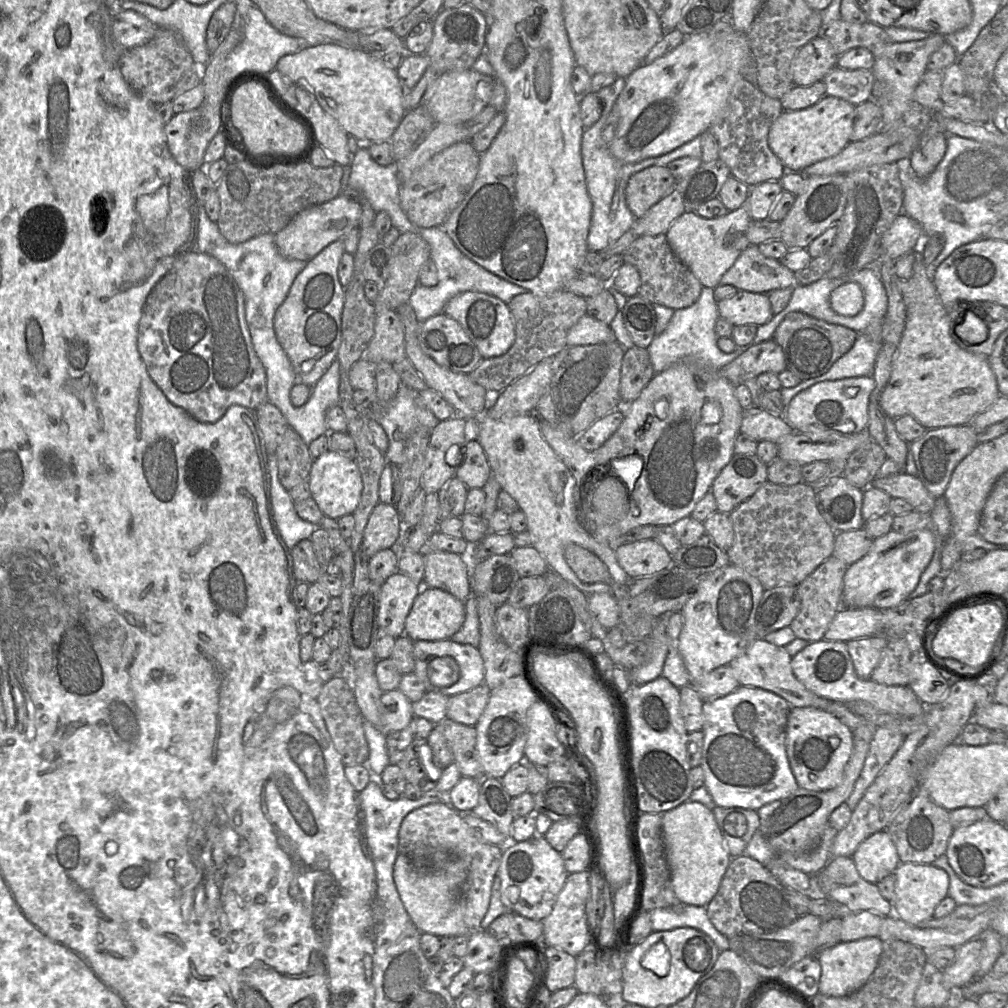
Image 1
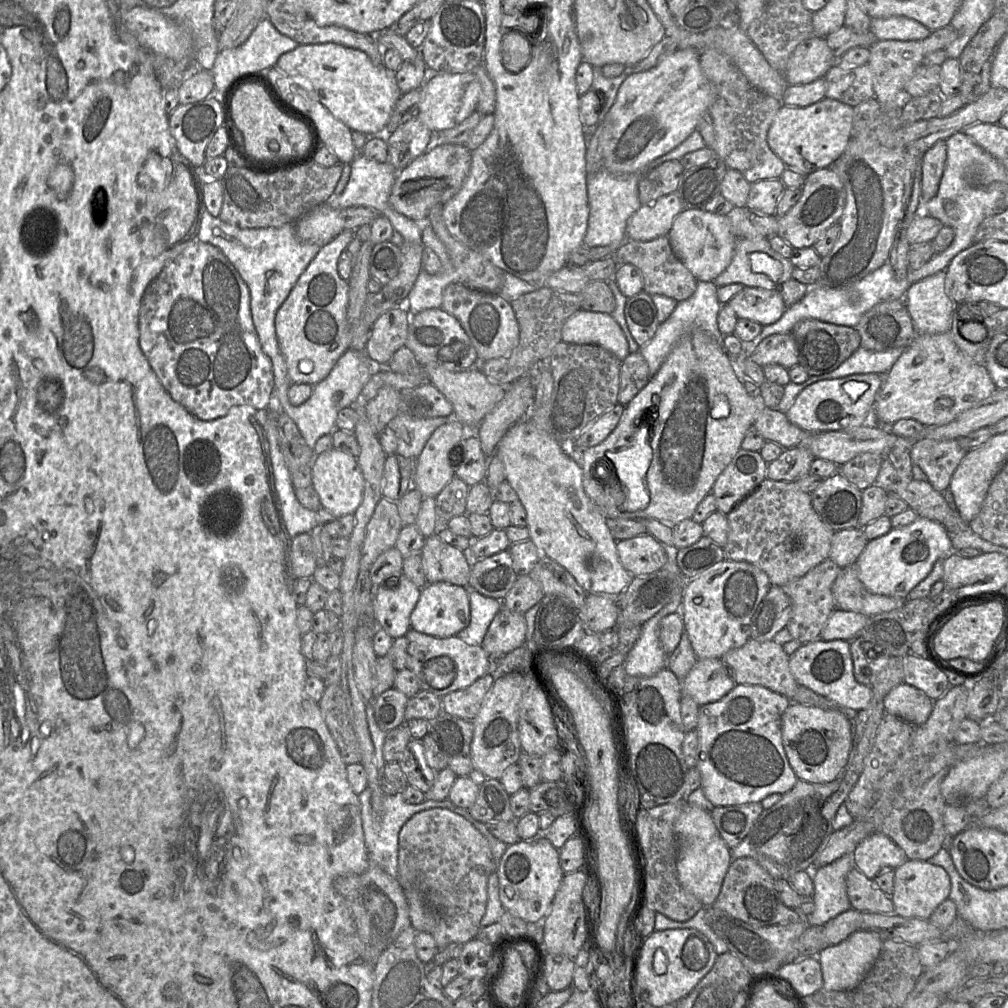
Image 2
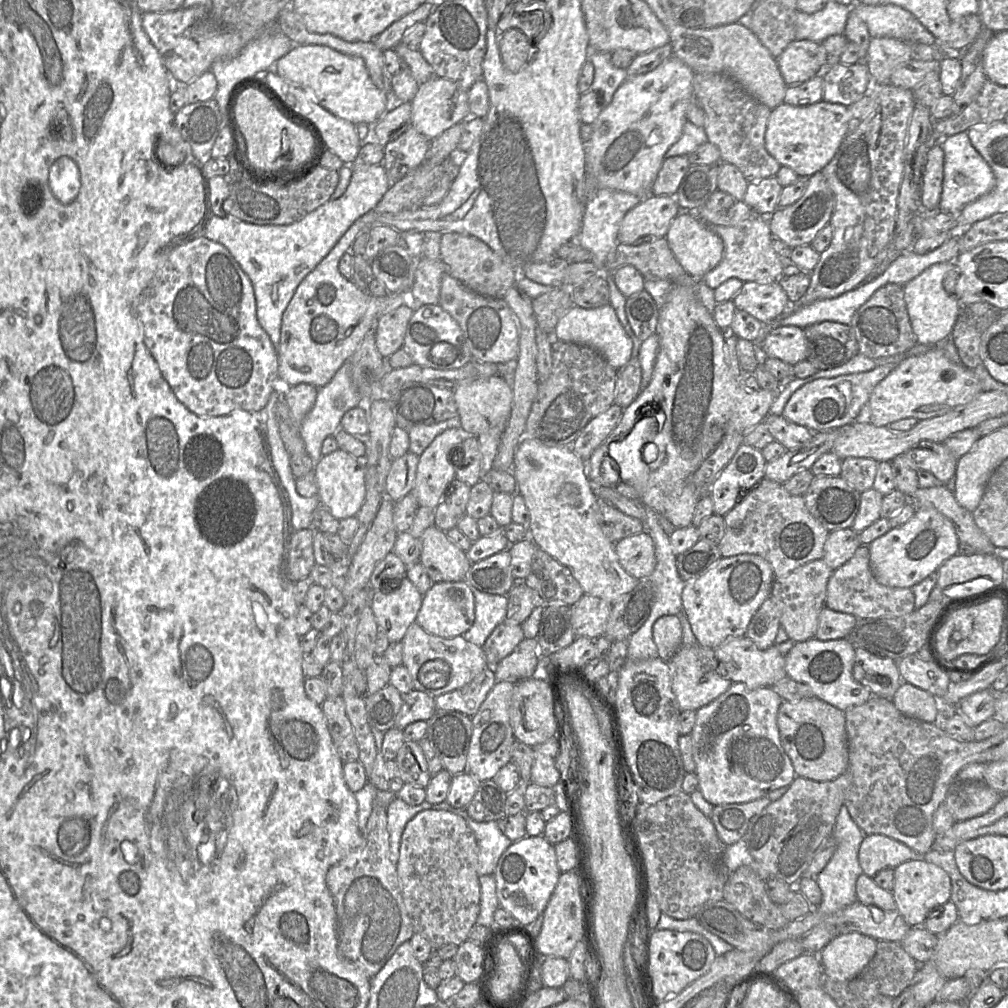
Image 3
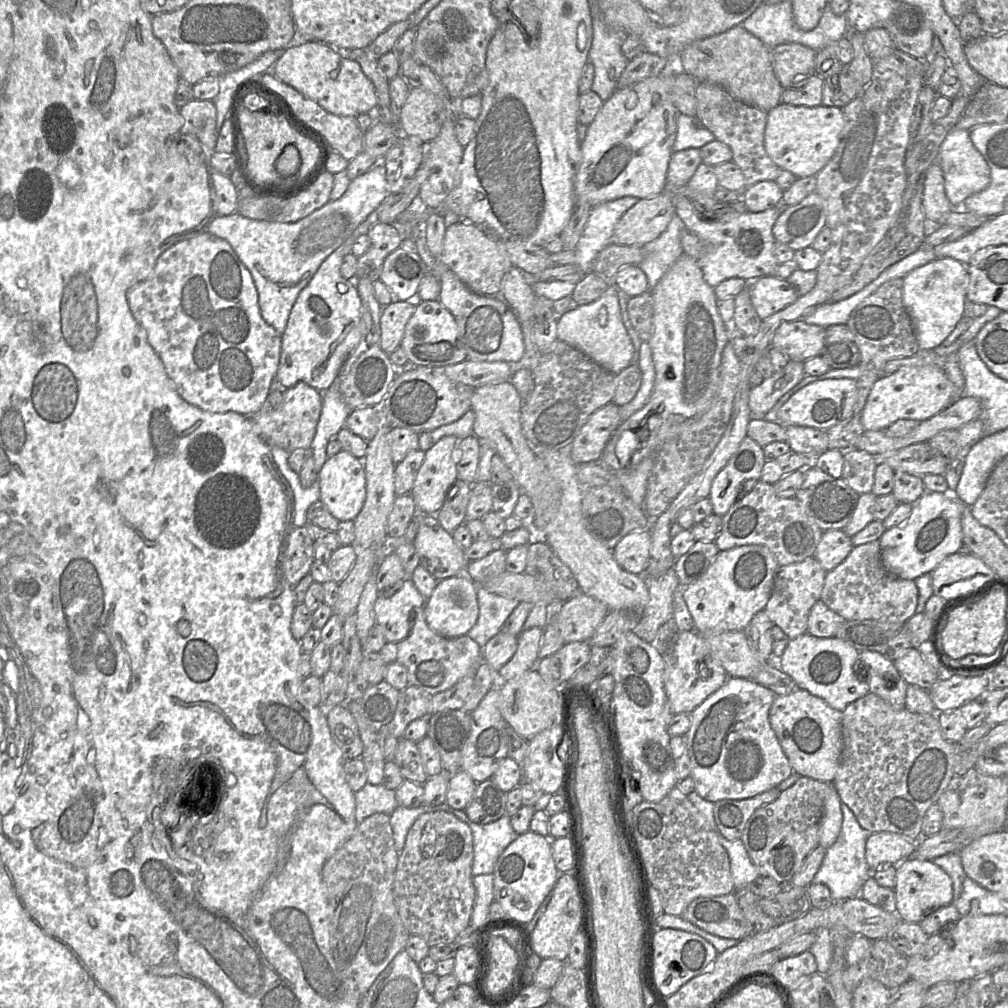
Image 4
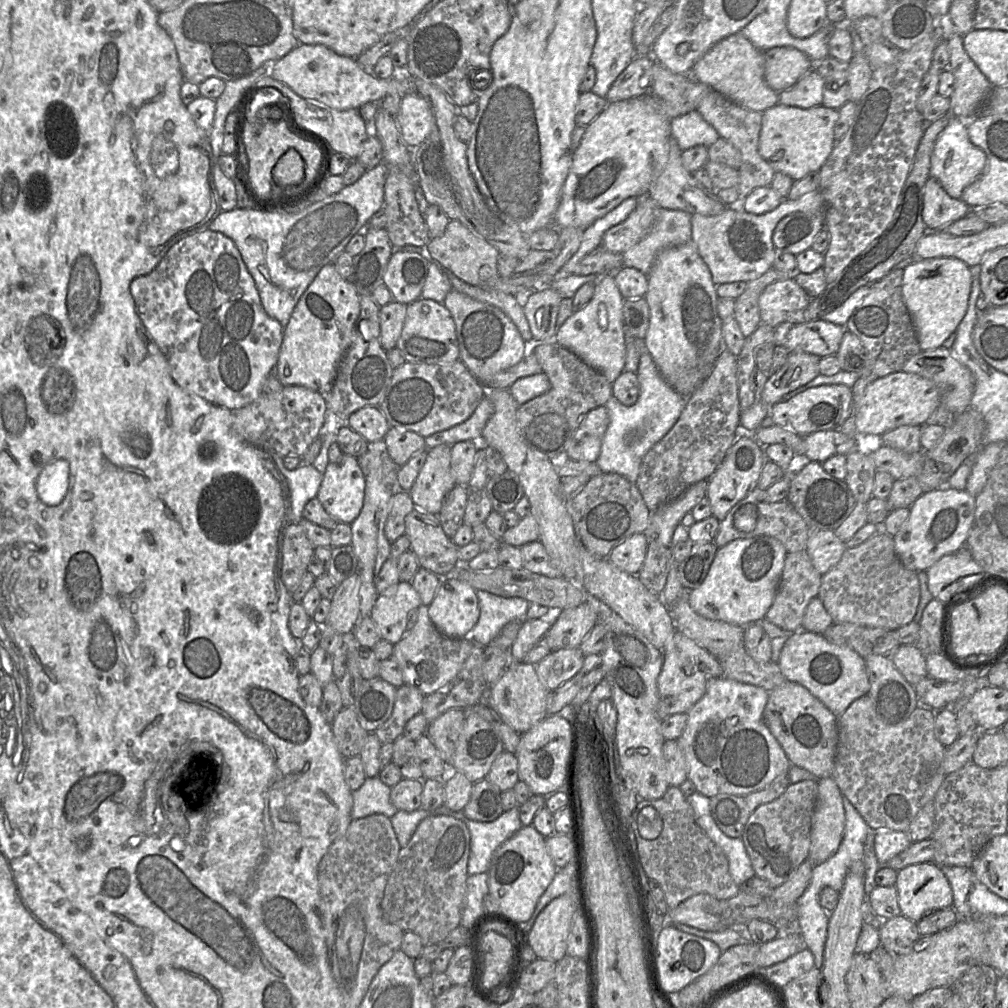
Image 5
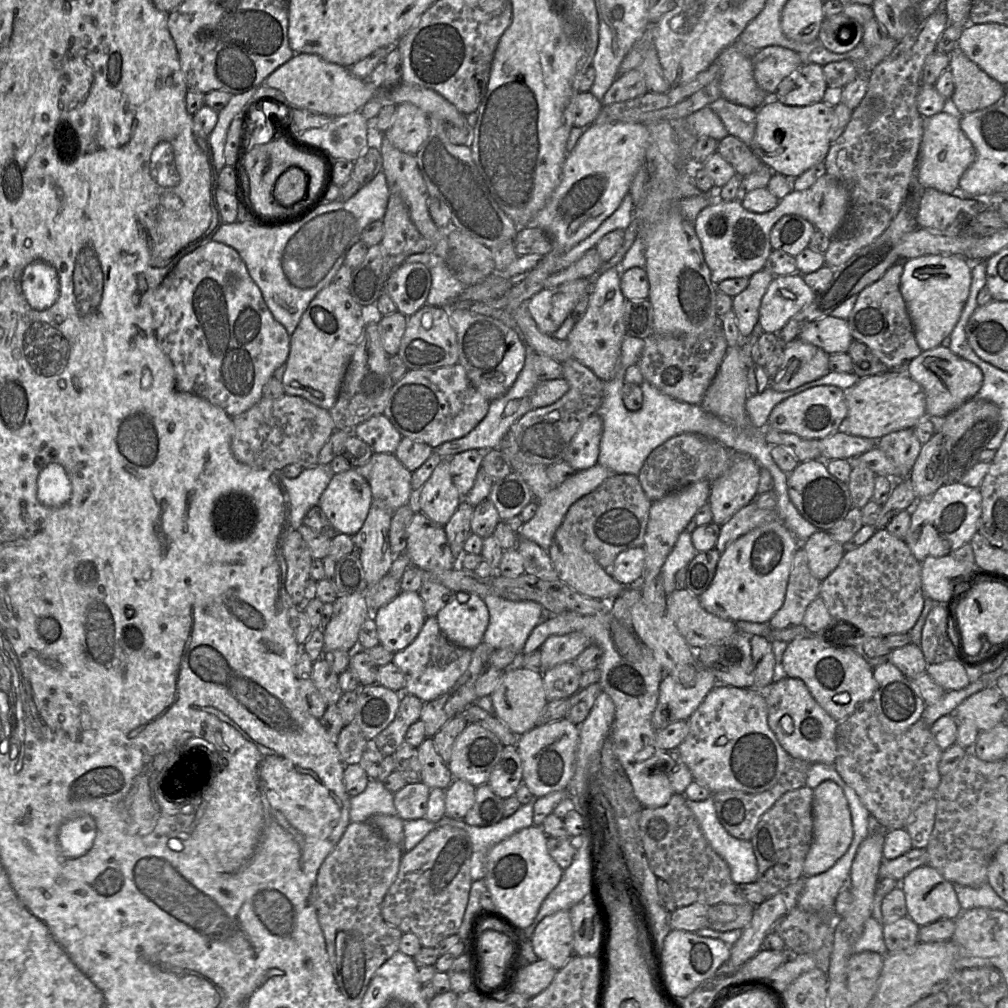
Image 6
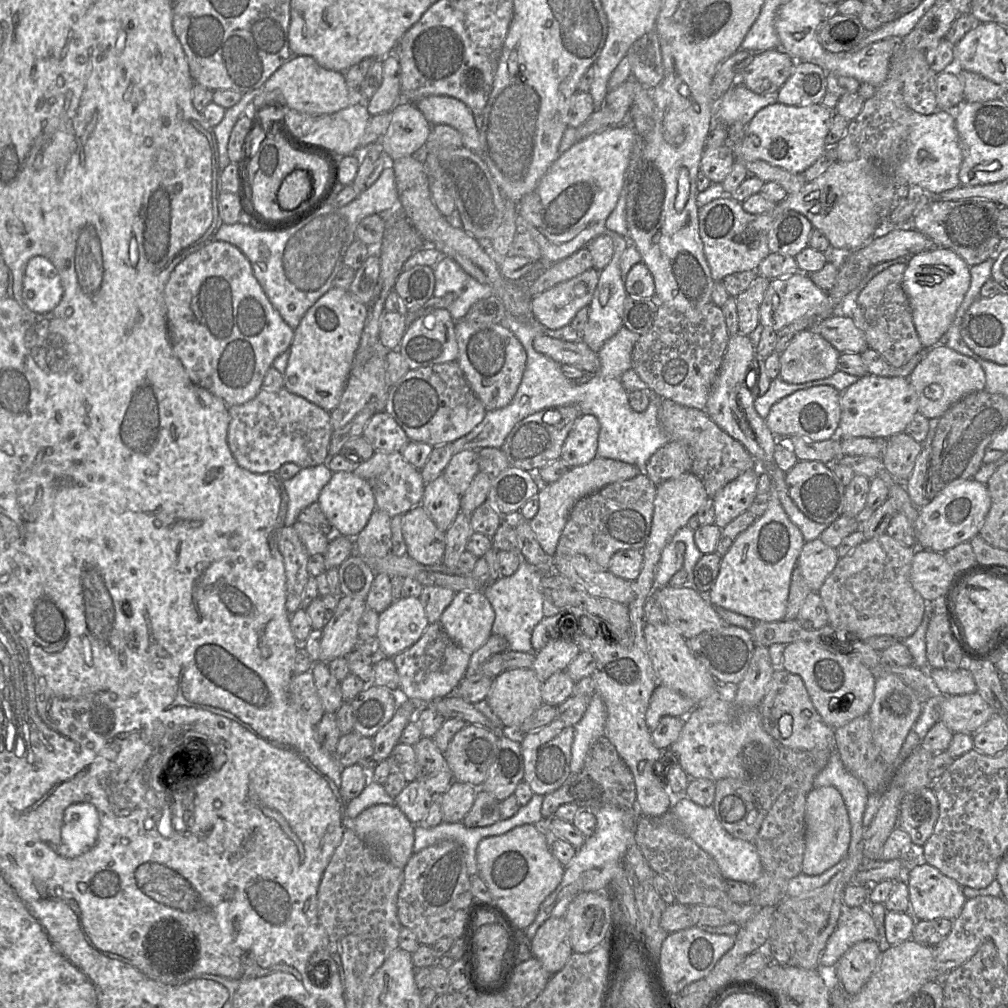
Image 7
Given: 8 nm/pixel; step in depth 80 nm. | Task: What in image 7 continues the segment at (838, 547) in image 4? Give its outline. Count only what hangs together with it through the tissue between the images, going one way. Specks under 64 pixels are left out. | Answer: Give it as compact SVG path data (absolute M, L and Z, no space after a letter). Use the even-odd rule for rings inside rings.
M820 538L804 543L797 566L812 592L818 593L839 559L836 549L824 544Z

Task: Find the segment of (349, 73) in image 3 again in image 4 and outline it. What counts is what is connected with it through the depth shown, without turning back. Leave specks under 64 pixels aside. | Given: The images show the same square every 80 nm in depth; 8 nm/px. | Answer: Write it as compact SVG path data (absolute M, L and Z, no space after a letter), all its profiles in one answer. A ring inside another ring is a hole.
M293 38L270 71L278 79L335 115L357 117L362 113L374 113L377 106L374 85L363 73L359 63L344 58L326 43Z

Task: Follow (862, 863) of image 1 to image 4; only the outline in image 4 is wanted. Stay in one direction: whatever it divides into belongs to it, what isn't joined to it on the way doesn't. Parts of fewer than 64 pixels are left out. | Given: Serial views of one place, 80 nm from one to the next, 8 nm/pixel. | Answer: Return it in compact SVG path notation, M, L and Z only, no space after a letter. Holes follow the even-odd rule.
M874 832L866 841L866 860L871 872L888 866L898 865L914 856L916 842L895 832Z

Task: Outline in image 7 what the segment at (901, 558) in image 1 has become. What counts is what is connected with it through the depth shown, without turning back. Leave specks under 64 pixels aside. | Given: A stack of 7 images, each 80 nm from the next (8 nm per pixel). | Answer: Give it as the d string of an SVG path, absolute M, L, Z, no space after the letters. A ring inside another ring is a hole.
M974 479L944 488L928 504L919 509L915 525L916 544L921 549L944 553L958 544L969 542L979 534L990 505L991 500L986 485Z

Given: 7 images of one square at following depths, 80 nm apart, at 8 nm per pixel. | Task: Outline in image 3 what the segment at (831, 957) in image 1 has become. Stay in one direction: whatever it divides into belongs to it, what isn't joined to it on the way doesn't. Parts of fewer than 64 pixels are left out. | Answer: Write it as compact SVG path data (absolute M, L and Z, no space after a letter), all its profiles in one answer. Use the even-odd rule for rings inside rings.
M859 932L836 935L818 954L824 977L834 981L856 977L874 957L877 943Z

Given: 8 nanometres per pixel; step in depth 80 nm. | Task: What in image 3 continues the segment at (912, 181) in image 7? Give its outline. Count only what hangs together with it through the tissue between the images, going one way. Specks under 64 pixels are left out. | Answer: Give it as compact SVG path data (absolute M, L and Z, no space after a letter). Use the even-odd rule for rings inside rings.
M960 132L941 140L944 151L943 189L938 211L958 215L968 204L991 192L996 177L988 162L973 147L967 132Z

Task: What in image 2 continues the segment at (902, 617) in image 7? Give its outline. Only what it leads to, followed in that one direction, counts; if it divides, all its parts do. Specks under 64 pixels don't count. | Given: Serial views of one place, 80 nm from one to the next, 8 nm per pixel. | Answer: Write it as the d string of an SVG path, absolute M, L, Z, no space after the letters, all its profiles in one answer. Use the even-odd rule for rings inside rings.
M856 562L841 569L832 585L832 595L835 609L858 612L866 616L894 610L901 607L907 600L907 598L889 597L868 591L858 578Z

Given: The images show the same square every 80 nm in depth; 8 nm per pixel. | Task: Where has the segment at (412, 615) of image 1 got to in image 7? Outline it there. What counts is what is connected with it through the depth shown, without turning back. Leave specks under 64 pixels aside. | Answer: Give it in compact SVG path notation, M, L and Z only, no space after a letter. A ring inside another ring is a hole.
M483 591L455 593L439 624L460 648L472 654L492 635L494 610Z

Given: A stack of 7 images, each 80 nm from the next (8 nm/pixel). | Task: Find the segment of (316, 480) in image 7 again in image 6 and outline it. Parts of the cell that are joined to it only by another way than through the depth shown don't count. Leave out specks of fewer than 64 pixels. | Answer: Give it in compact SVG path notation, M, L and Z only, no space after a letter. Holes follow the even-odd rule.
M319 464L304 468L295 478L281 475L282 484L287 491L290 503L289 529L298 529L303 524L305 514L310 508L319 504L321 494L334 474L329 464Z

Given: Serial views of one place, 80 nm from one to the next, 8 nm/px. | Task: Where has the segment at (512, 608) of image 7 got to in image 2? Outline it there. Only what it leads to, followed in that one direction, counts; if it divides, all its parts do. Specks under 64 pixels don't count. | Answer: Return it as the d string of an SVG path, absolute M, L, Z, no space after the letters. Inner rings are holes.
M469 590L470 622L456 636L468 645L481 646L487 629L501 610L502 601Z

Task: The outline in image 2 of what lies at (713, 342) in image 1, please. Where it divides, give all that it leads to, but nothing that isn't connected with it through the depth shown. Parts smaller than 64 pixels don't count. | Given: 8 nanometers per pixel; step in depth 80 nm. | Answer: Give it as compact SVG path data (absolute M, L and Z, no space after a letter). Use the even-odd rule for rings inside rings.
M698 281L694 294L690 298L678 302L670 317L658 326L654 337L640 349L648 364L650 377L658 372L675 344L694 329L701 329L709 333L722 345L723 334L718 328L717 319L723 304L718 300L717 289L718 287L713 282Z

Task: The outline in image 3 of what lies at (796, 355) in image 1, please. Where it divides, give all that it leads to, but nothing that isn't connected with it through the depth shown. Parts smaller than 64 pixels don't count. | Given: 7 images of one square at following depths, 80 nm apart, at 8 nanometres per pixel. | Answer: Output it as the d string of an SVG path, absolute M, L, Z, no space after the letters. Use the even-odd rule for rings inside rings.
M824 321L804 328L809 361L818 371L838 368L859 353L856 332L849 324Z

